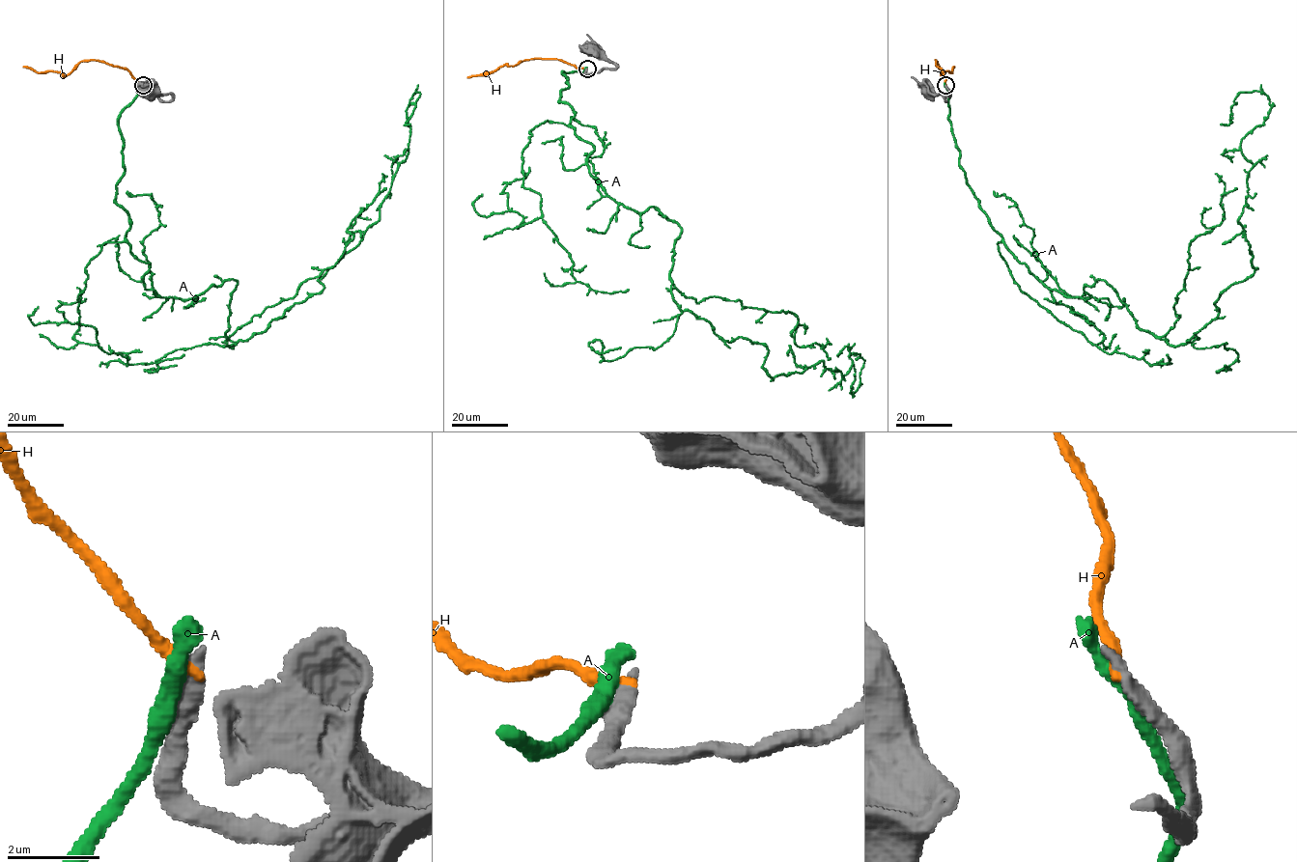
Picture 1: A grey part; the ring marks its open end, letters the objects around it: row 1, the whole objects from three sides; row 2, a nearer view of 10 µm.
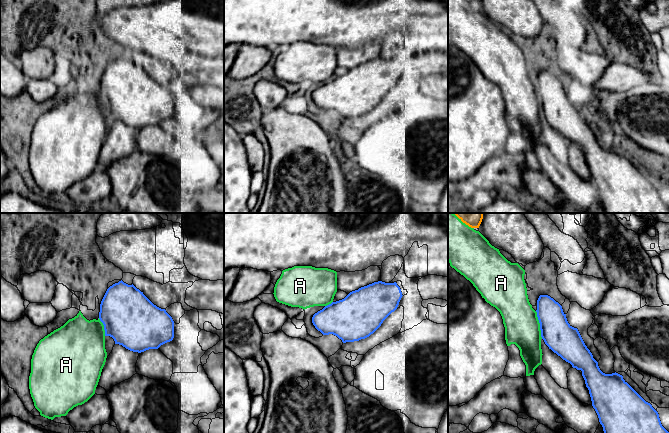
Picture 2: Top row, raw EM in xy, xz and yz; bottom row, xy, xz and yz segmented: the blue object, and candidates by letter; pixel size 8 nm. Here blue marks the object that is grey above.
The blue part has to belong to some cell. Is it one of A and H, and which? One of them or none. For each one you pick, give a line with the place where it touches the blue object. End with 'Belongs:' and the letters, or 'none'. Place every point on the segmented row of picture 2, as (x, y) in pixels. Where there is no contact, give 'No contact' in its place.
Belongs: none

